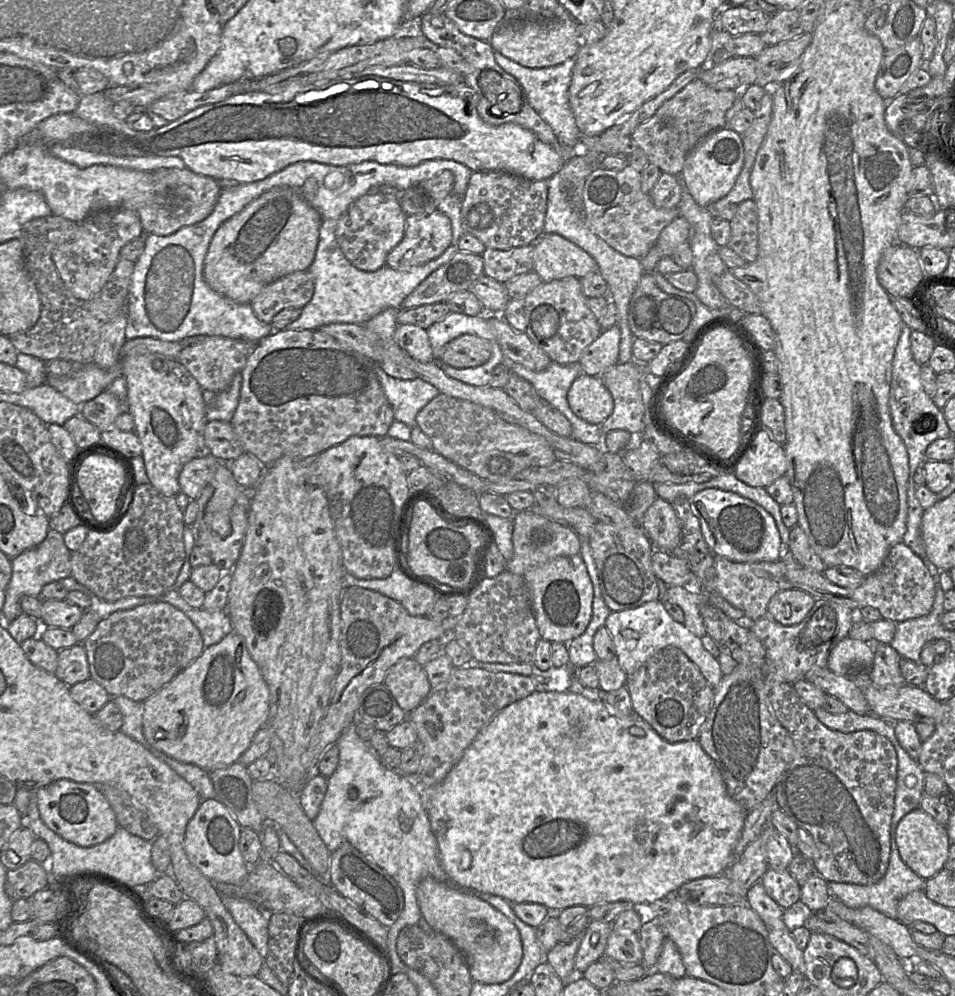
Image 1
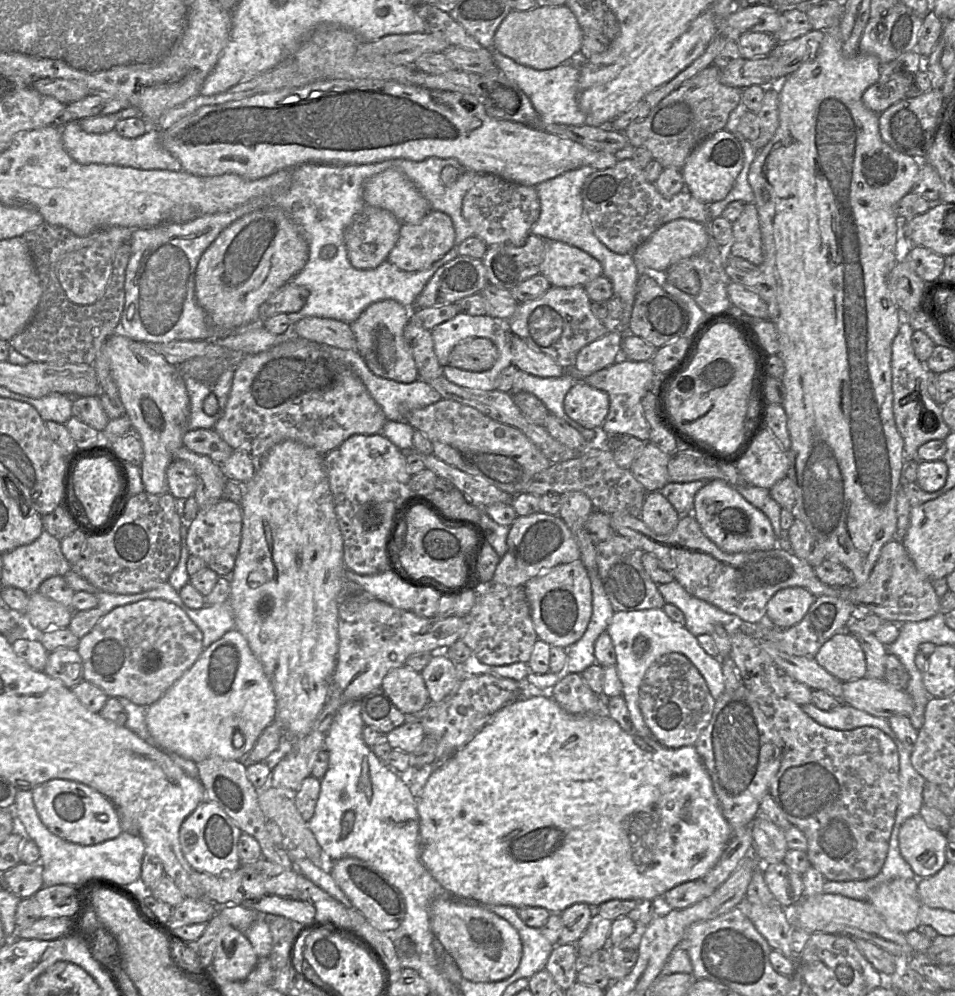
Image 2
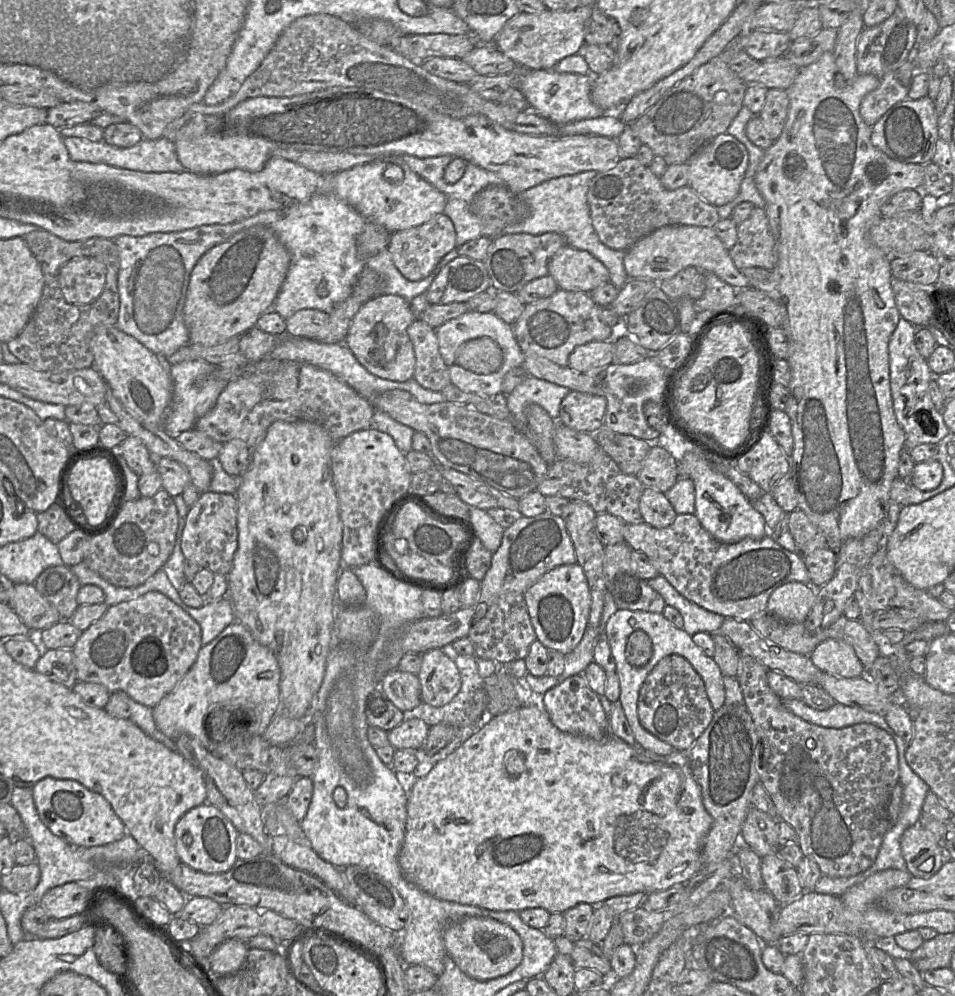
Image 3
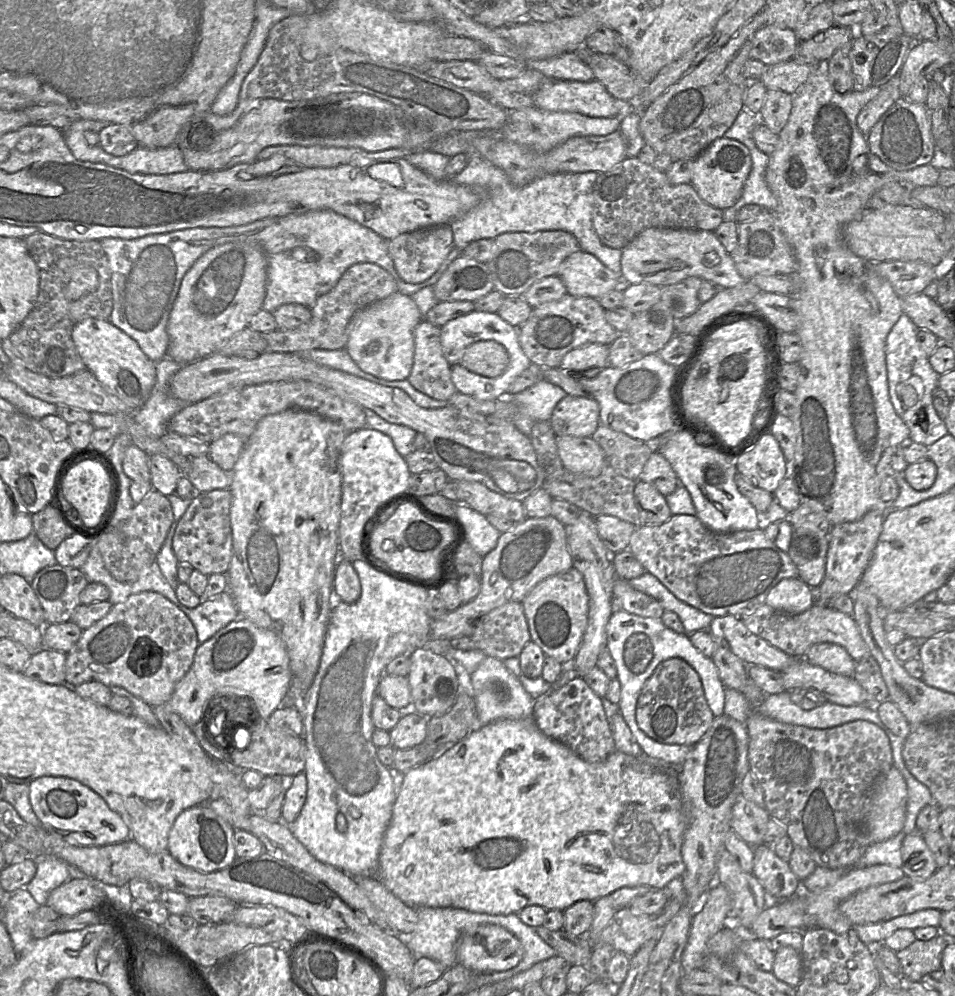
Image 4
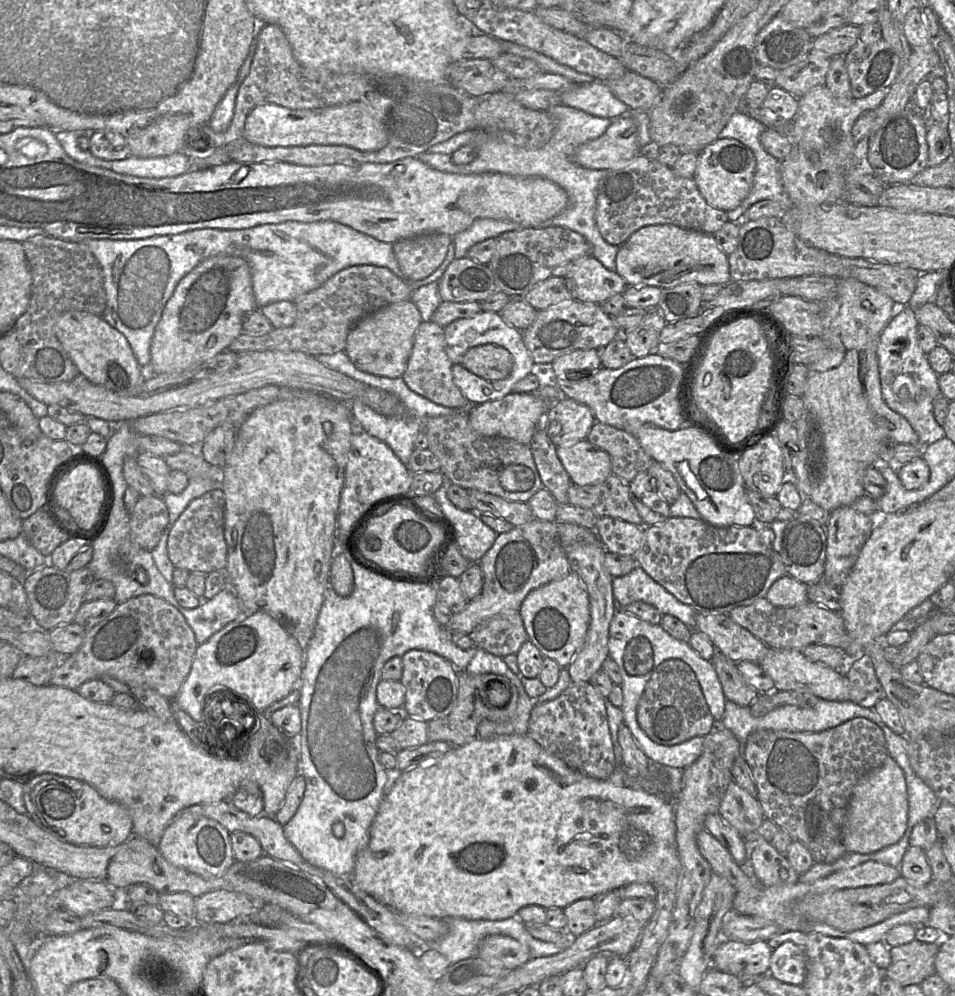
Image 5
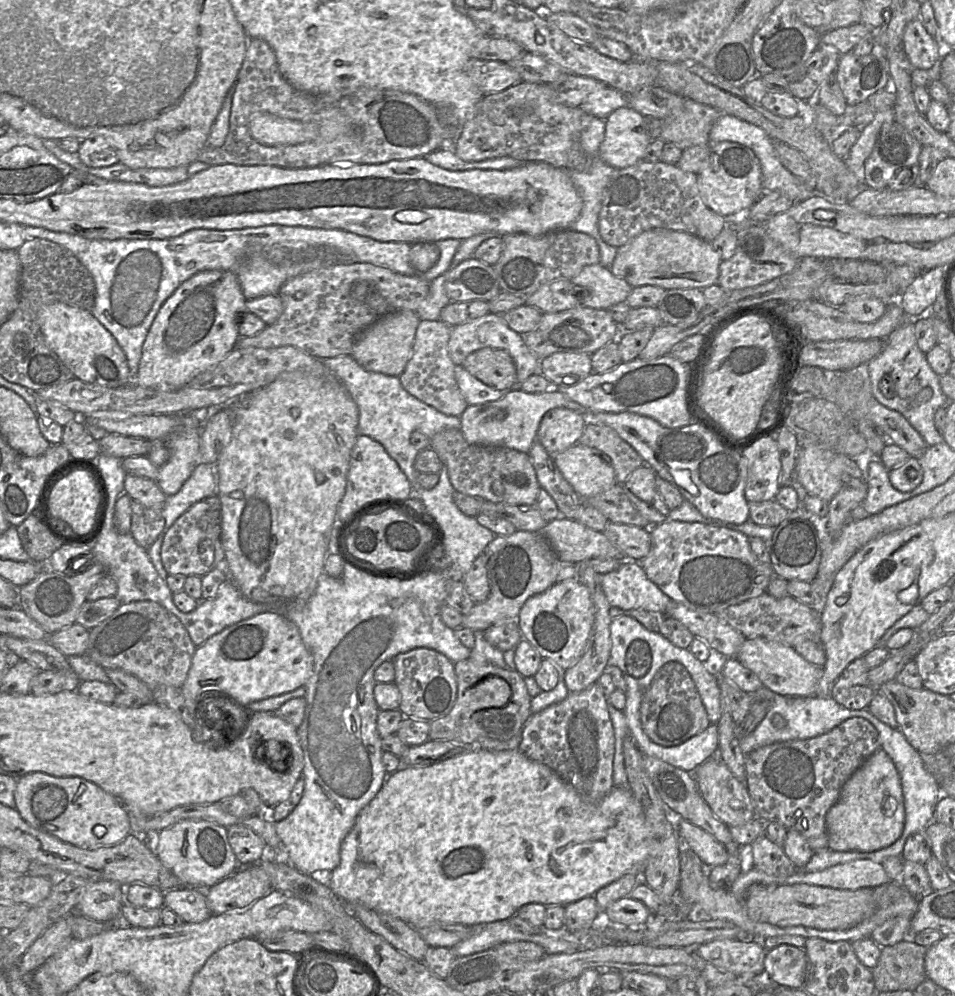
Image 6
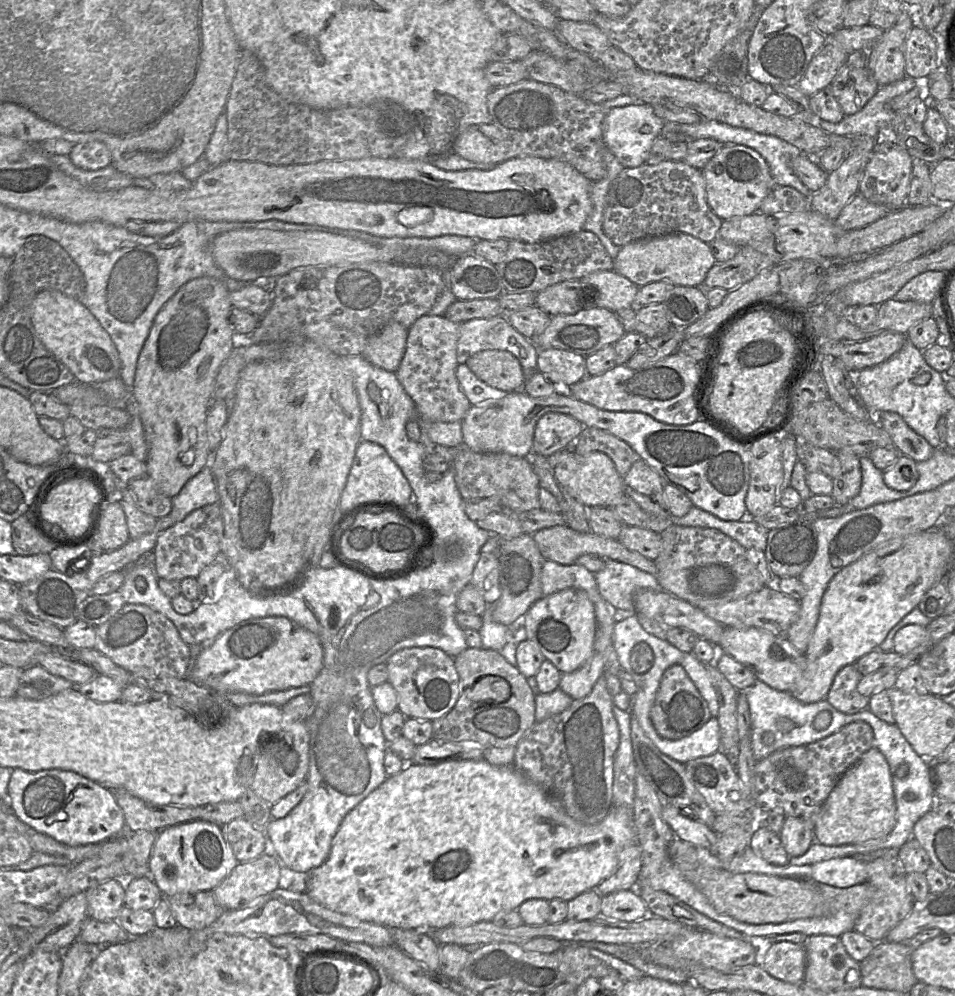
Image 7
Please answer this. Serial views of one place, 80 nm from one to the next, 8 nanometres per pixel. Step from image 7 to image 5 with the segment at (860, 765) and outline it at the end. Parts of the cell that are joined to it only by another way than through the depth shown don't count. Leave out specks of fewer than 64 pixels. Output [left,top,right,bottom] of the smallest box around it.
[842,756,908,854]

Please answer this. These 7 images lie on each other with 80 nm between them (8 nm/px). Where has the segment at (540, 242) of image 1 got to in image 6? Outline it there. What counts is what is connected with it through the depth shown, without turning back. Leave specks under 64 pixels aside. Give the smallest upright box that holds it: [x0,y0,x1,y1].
[572,263,633,310]

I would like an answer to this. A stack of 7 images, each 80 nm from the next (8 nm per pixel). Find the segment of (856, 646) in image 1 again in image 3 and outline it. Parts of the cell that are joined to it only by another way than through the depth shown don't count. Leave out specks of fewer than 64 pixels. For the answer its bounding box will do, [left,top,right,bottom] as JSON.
[810,639,864,678]

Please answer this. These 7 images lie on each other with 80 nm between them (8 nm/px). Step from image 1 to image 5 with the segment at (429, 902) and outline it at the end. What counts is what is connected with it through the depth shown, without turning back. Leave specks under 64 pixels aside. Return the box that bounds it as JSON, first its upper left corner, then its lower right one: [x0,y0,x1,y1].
[478,935,532,969]

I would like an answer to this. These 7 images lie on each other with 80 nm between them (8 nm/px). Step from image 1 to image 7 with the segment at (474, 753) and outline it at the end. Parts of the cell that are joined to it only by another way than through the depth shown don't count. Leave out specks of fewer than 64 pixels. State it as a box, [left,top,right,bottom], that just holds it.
[305,759,636,931]

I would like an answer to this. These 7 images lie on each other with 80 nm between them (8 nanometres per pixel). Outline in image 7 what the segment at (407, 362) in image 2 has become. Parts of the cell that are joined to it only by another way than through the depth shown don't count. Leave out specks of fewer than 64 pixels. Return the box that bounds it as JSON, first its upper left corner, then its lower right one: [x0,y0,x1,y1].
[362,322,409,372]

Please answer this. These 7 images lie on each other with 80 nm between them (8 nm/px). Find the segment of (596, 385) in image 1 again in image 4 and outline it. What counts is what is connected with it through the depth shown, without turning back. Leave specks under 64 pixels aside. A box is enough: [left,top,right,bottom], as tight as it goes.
[549,394,601,437]

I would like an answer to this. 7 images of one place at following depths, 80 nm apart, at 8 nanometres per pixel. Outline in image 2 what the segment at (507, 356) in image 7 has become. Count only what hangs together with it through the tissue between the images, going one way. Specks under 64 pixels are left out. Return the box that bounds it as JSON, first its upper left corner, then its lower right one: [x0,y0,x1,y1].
[449,336,499,373]

